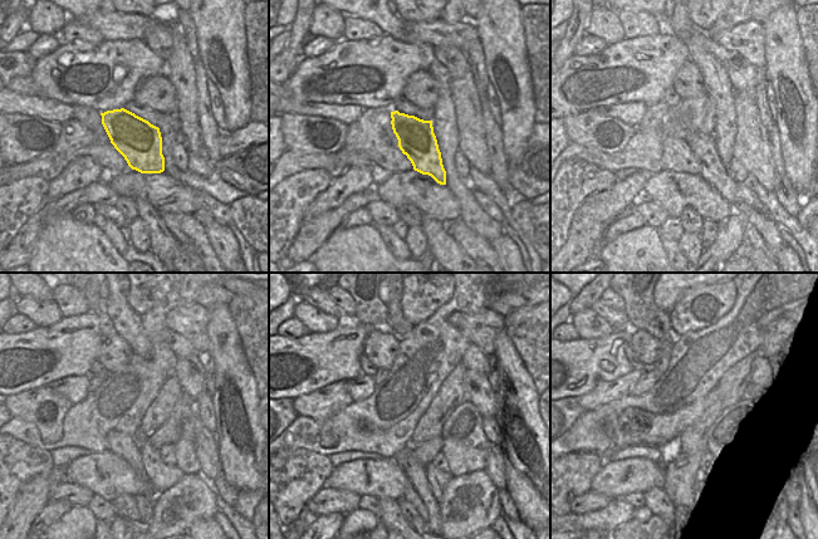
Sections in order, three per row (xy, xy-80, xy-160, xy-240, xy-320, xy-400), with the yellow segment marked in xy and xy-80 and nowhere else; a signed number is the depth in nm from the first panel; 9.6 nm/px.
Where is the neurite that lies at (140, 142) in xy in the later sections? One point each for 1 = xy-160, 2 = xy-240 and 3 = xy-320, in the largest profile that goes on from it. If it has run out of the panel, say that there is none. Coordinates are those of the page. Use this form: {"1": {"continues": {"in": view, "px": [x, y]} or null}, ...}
{"1": {"continues": {"in": "xy-160", "px": [711, 170]}}, "2": {"continues": {"in": "xy-240", "px": [161, 476]}}, "3": {"continues": {"in": "xy-320", "px": [437, 480]}}}

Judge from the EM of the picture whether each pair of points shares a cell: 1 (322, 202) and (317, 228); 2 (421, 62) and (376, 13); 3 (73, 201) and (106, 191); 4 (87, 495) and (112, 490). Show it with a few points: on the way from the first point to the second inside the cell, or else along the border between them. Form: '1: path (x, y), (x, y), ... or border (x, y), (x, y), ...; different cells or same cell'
1: border (346, 200), (304, 224); different cells
2: border (385, 33), (407, 43), (427, 44); different cells
3: path (81, 196), (98, 191); same cell
4: border (67, 483), (84, 485), (94, 494); different cells

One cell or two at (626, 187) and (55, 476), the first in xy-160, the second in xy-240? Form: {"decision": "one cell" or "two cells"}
{"decision": "one cell"}

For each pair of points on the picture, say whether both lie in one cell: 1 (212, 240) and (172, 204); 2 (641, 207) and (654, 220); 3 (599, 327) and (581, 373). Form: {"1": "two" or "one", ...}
{"1": "two", "2": "one", "3": "two"}

